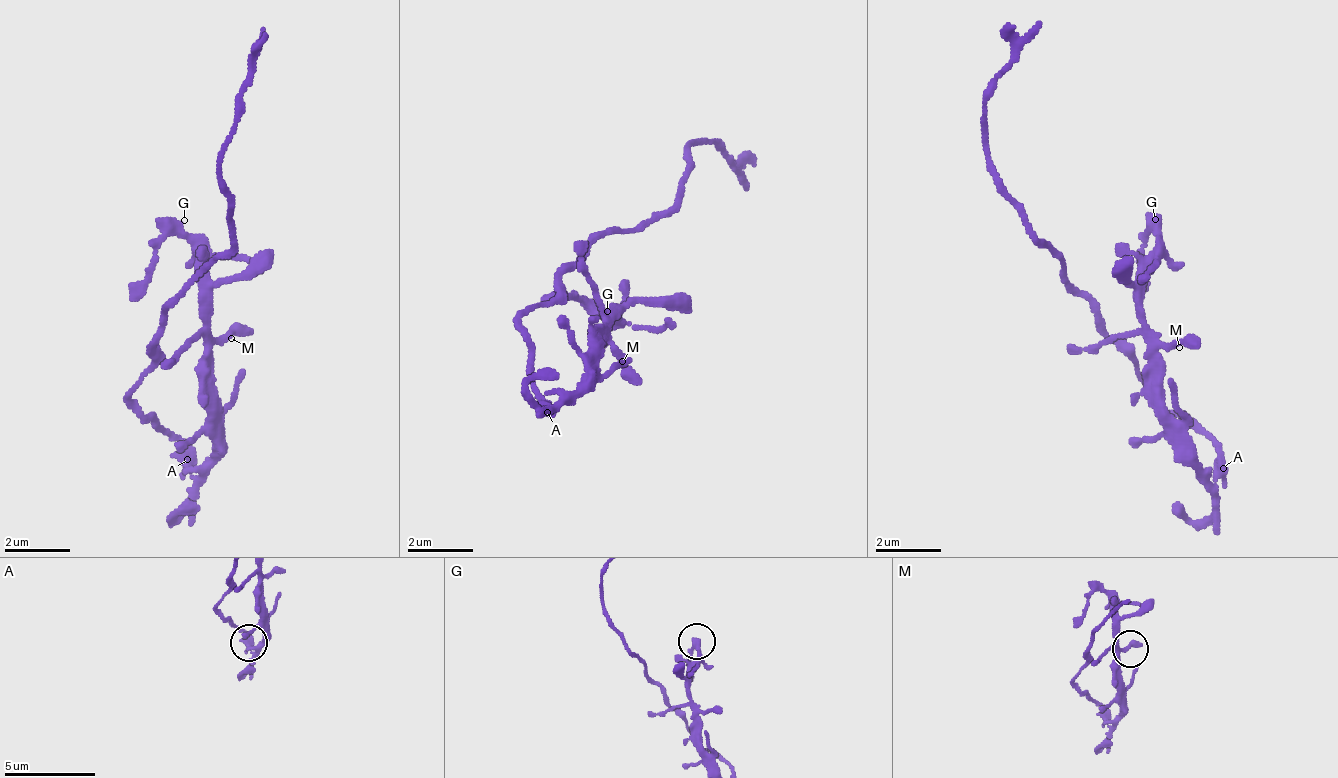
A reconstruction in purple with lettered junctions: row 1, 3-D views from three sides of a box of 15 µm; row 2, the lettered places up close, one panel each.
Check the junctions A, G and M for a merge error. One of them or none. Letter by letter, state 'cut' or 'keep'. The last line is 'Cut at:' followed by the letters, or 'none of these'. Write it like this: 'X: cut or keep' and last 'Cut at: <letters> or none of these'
A: cut
G: keep
M: keep
Cut at: A

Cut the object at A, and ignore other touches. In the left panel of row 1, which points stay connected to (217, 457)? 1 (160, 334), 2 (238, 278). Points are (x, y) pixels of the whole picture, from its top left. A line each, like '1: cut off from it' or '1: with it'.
1: cut off from it
2: with it

